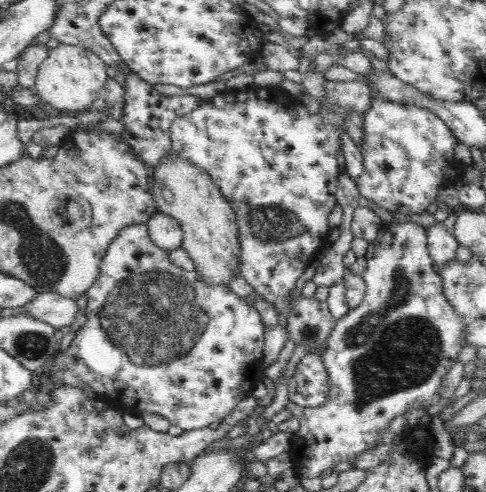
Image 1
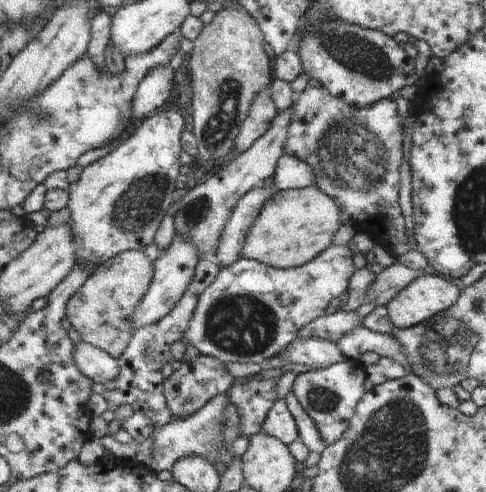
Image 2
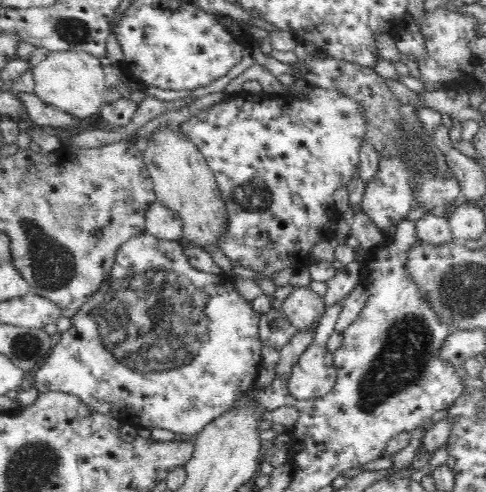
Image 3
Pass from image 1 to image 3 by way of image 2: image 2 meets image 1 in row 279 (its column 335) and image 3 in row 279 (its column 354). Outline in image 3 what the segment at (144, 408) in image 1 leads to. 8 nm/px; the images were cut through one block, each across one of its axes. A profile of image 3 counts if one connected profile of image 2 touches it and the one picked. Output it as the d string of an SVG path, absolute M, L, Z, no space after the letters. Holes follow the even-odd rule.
M144 232L138 236L132 236L128 242L124 242L116 254L116 262L112 268L112 276L100 286L100 290L96 294L92 294L92 298L88 300L86 306L82 306L78 310L78 314L72 318L72 328L66 330L60 338L60 342L52 348L52 354L46 358L44 364L40 364L40 370L34 376L34 388L44 394L50 390L60 390L60 392L68 392L74 394L78 398L82 398L84 404L88 404L92 410L102 412L104 416L114 416L116 420L120 420L120 424L124 426L134 426L136 430L142 428L164 428L170 430L174 434L200 434L206 426L212 426L212 422L216 418L220 418L222 414L228 414L228 410L232 410L236 406L236 402L240 398L244 398L244 394L248 394L258 378L258 372L262 368L262 342L258 336L258 322L264 316L254 312L252 302L244 300L242 294L236 290L236 286L232 284L232 280L226 274L208 274L208 272L200 272L194 266L188 264L188 258L182 252L182 244L180 242L172 242L172 240L158 240L152 234Z

